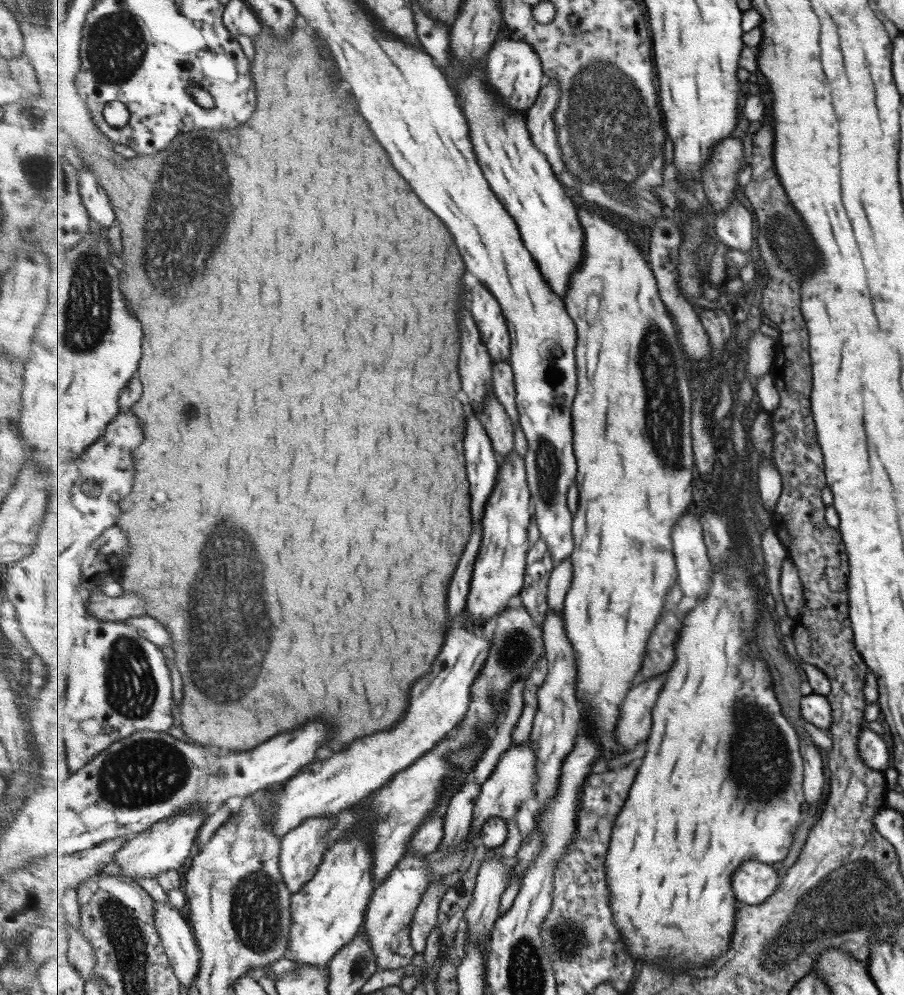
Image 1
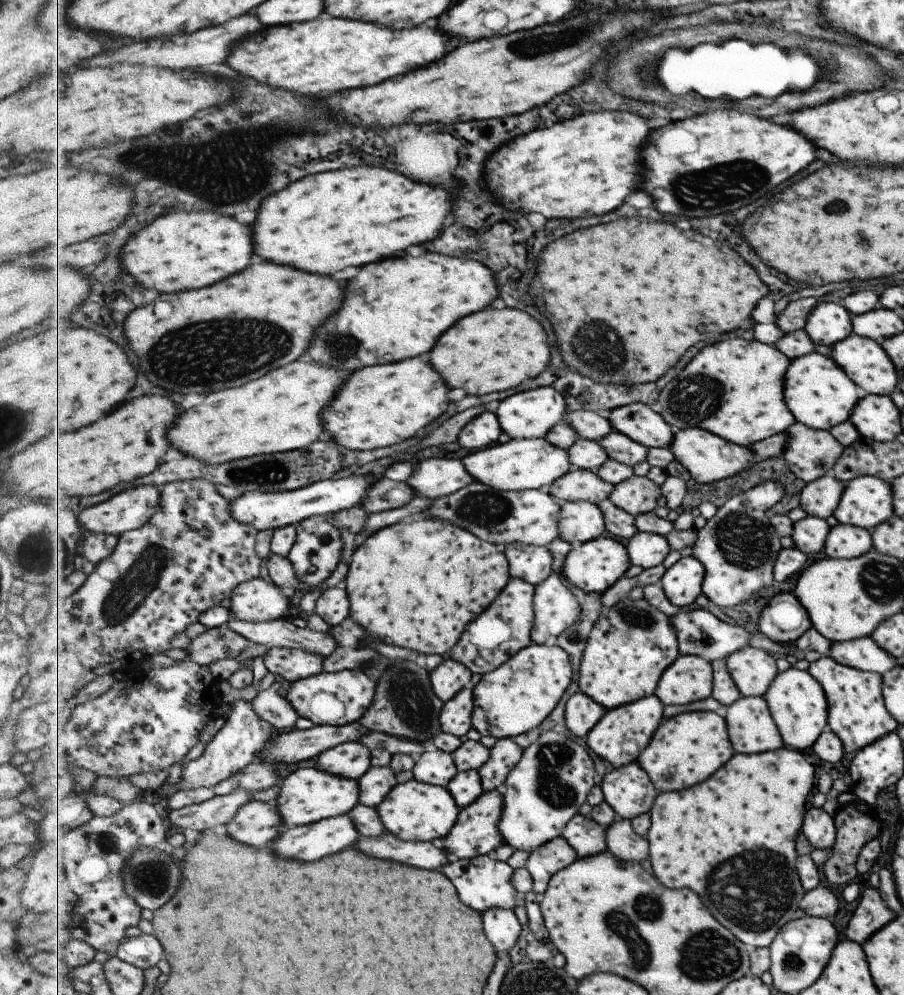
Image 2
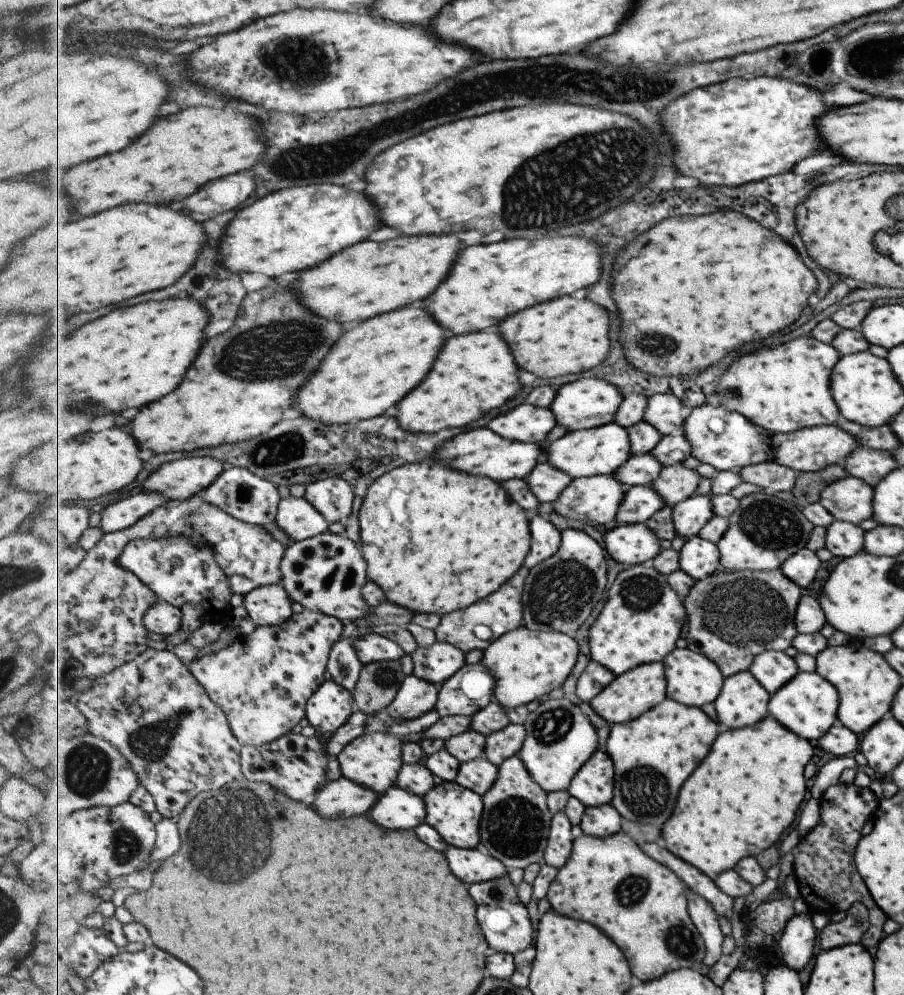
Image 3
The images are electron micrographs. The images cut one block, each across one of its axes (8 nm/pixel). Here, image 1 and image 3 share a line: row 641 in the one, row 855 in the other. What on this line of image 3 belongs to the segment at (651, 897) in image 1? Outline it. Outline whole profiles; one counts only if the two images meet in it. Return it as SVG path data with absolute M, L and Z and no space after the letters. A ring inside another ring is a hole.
M771 715L755 726L722 732L713 750L699 766L699 772L694 772L695 776L682 786L674 815L661 829L662 845L681 860L707 873L711 880L719 880L723 872L737 868L743 859L759 856L777 845L776 842L795 824L809 782L803 772L813 756L815 746L809 740L797 736Z

